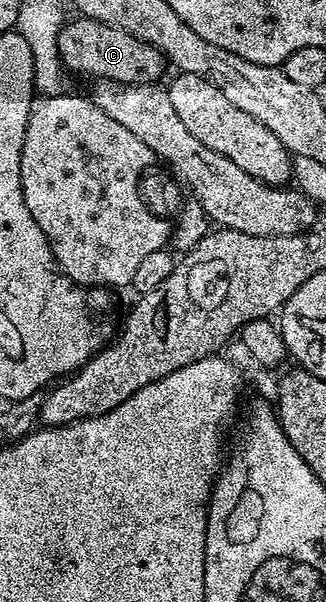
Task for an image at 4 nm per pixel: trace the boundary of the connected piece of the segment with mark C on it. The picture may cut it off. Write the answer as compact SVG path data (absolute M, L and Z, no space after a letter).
M87 18L69 19L58 34L60 62L69 73L92 76L96 80L113 80L123 84L155 84L166 69L166 57L150 42L134 38L119 26L110 26Z

